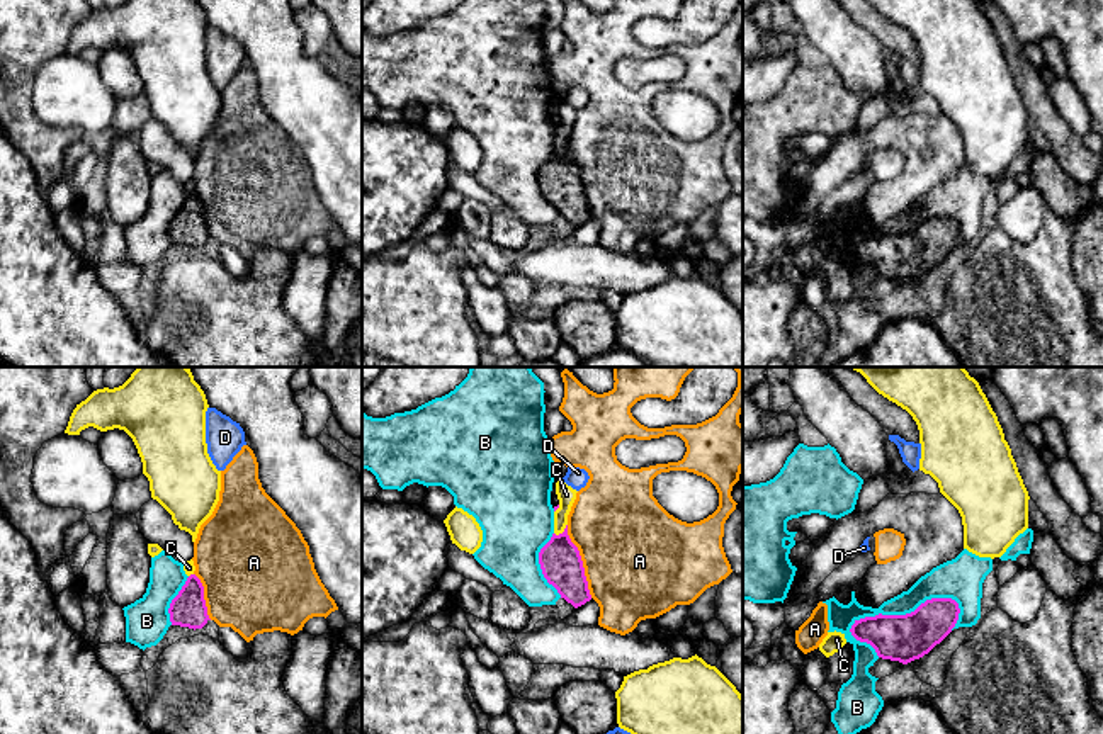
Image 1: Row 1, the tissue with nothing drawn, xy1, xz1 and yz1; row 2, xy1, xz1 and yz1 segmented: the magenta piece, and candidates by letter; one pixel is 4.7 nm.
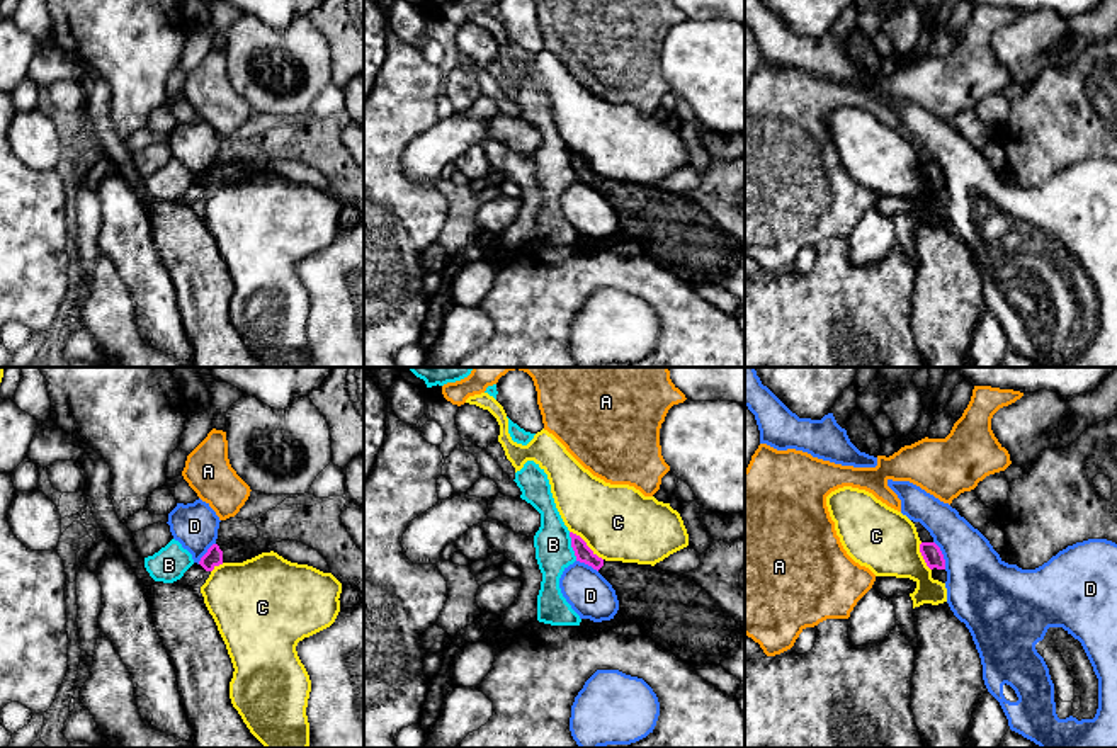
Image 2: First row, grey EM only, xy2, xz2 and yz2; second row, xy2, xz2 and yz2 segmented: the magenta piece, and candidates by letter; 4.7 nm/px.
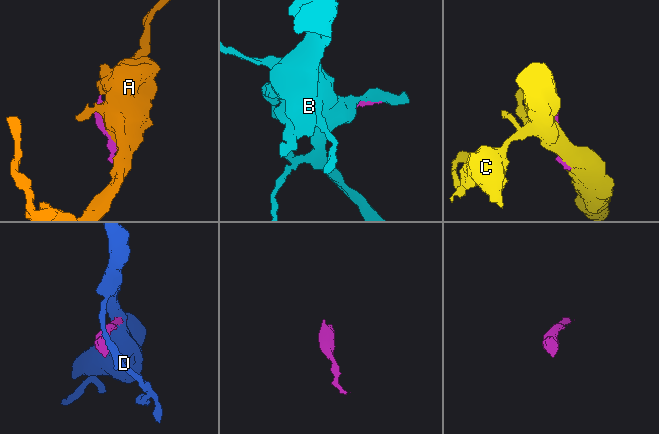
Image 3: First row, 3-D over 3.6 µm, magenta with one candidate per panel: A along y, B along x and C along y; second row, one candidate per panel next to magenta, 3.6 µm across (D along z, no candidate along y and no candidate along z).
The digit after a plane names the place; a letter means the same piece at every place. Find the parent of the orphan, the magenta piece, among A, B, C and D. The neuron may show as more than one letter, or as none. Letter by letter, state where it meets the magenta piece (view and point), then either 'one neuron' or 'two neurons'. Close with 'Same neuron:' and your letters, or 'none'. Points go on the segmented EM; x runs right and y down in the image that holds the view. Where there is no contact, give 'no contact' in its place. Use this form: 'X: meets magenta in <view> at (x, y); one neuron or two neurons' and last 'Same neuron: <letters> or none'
A: meets magenta in xz1 at (582, 561); two neurons
B: meets magenta in yz1 at (906, 614); two neurons
C: meets magenta in xz2 at (585, 544); two neurons
D: meets magenta in yz2 at (942, 555); two neurons
Same neuron: none

